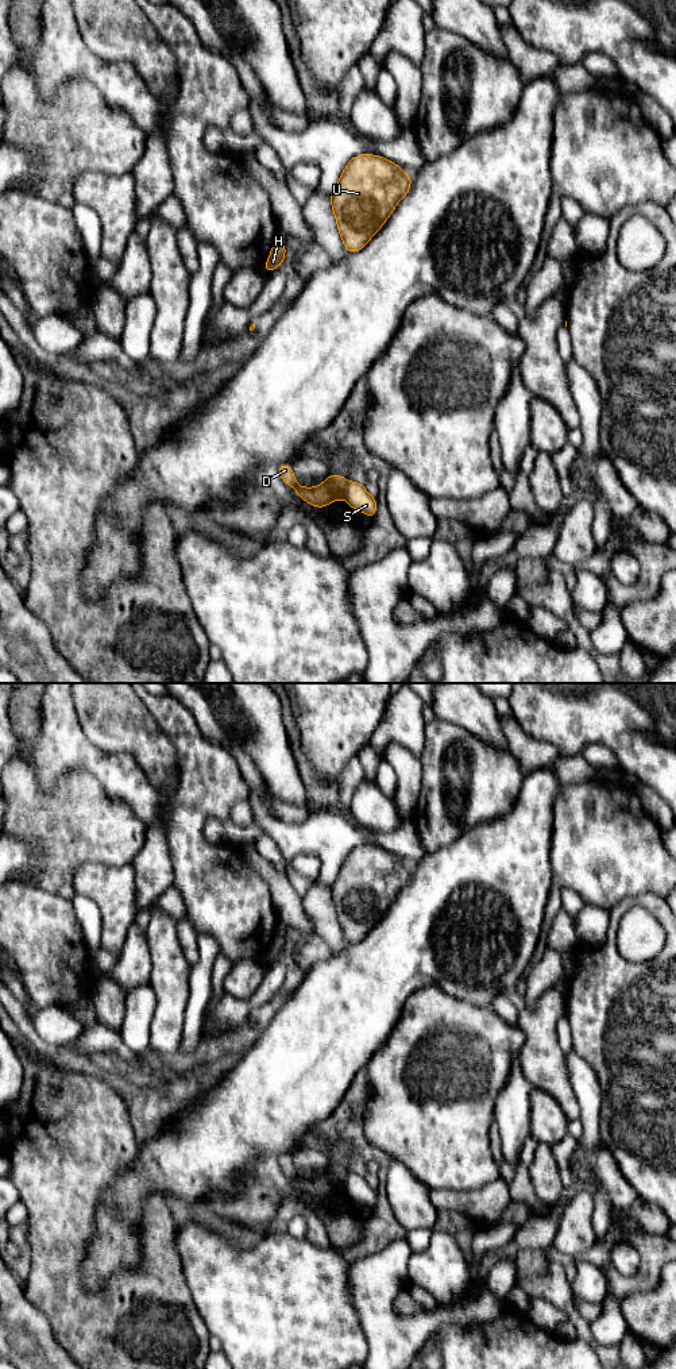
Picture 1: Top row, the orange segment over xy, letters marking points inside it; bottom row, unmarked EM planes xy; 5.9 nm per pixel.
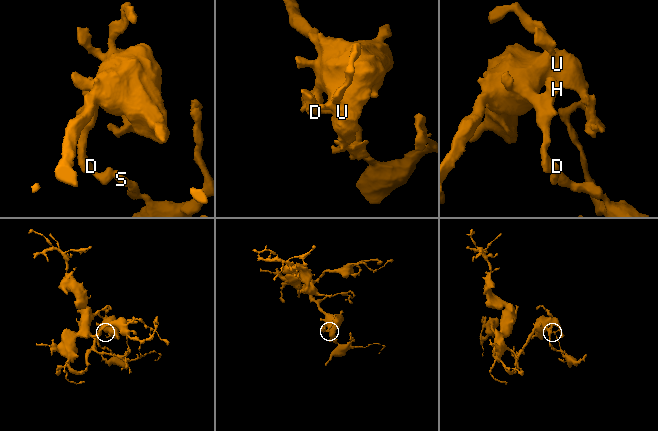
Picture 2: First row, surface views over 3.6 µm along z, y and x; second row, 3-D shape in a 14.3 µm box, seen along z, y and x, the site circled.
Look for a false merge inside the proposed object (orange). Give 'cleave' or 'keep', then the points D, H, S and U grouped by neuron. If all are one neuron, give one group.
cleave; D H U / S

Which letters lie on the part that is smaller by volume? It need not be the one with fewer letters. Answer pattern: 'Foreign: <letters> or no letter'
Foreign: S

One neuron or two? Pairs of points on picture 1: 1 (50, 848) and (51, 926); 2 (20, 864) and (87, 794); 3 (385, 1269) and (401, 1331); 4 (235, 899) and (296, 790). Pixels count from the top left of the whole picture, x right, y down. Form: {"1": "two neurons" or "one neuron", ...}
{"1": "two neurons", "2": "two neurons", "3": "one neuron", "4": "two neurons"}

